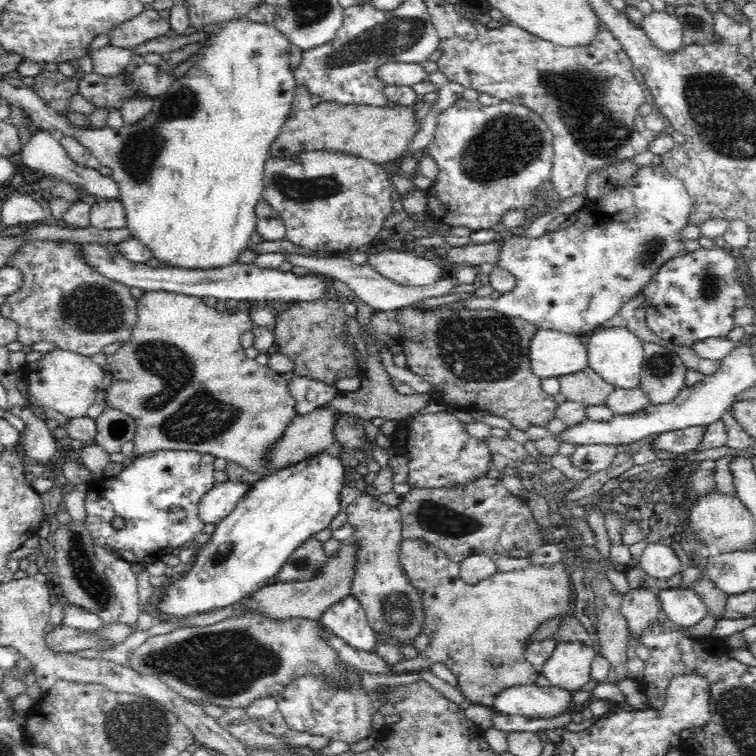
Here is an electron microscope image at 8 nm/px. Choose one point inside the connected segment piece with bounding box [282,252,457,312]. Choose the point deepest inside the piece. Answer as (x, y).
(373, 289)

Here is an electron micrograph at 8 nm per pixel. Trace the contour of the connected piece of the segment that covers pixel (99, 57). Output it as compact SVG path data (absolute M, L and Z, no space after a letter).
M112 44L93 51L90 50L89 55L92 57L93 71L108 78L124 72L124 68L128 66L133 56L131 50Z

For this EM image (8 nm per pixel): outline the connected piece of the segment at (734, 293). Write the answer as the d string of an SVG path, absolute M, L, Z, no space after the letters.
M726 246L700 247L668 260L644 286L648 328L680 349L692 348L694 342L706 338L727 337L730 330L737 328L732 319L736 308L748 306L748 289L744 288L744 279L740 278L738 270L740 262Z

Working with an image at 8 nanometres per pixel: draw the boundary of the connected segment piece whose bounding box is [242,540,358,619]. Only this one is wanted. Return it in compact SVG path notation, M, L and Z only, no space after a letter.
M350 540L347 541L342 541L342 546L339 548L339 551L333 556L333 557L328 557L328 560L326 560L326 564L314 574L314 578L311 578L310 580L306 581L288 581L288 582L274 582L270 586L266 586L266 588L262 590L258 590L254 595L250 596L247 600L242 600L242 602L247 601L247 607L245 610L242 612L242 614L248 614L249 611L259 611L262 614L266 614L268 618L310 618L310 619L320 619L321 616L330 608L333 604L336 604L339 600L342 600L348 596L348 594L351 594L352 591L352 582L353 582L353 576L354 576L354 571L355 571L355 566L356 566L356 555L357 555L357 550L358 547L351 542Z

